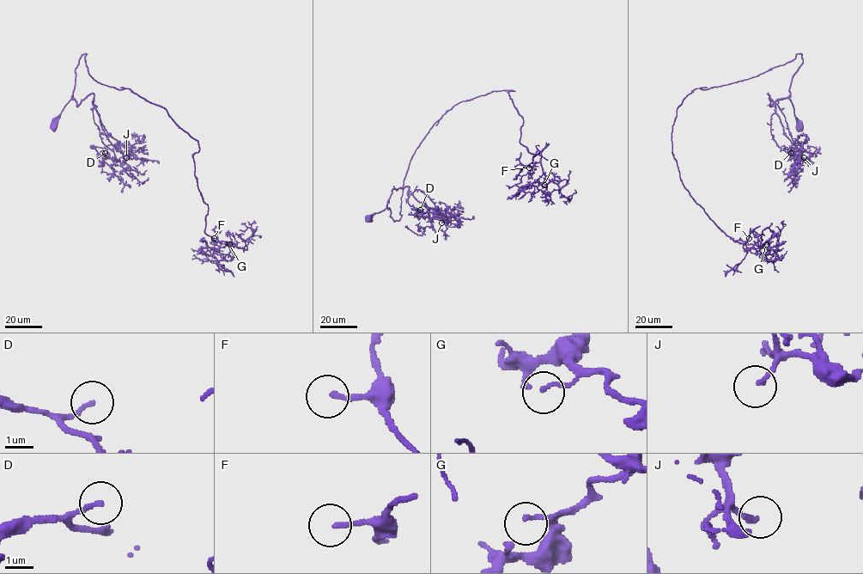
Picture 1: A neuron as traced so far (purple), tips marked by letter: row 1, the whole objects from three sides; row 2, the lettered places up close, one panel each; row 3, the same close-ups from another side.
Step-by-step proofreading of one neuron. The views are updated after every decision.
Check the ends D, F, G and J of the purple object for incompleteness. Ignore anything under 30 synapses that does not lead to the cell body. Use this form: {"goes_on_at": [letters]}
{"goes_on_at": []}

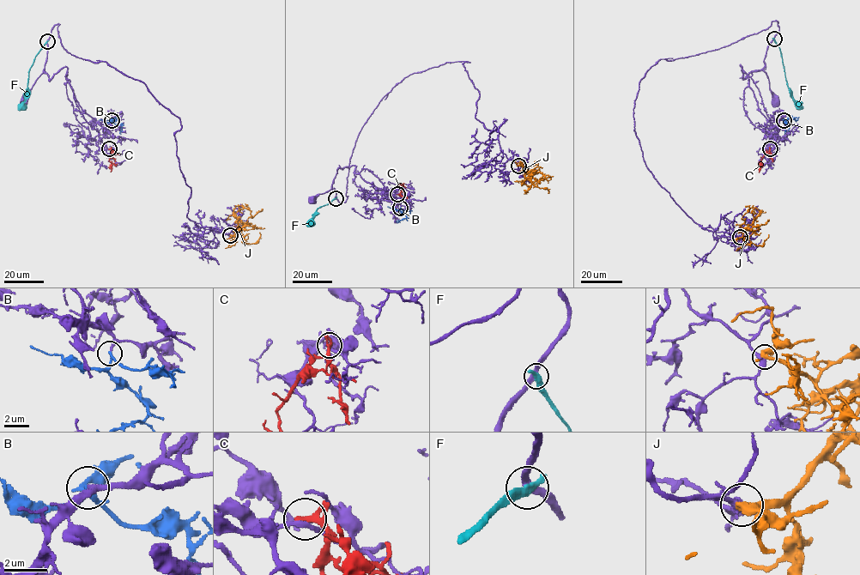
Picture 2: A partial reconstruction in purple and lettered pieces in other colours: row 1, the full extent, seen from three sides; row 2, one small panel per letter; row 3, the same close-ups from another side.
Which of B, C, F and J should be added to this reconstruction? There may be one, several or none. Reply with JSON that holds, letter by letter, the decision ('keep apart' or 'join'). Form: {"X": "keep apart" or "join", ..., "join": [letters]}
{"B": "join", "C": "keep apart", "F": "keep apart", "J": "keep apart", "join": ["B"]}

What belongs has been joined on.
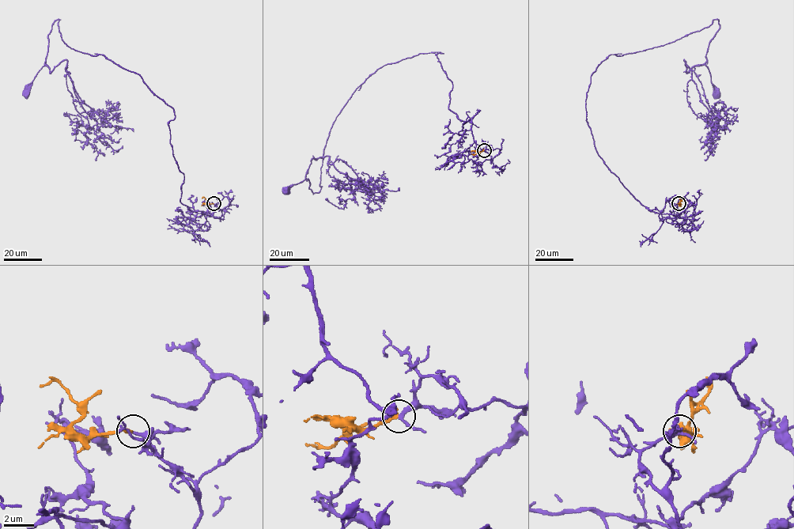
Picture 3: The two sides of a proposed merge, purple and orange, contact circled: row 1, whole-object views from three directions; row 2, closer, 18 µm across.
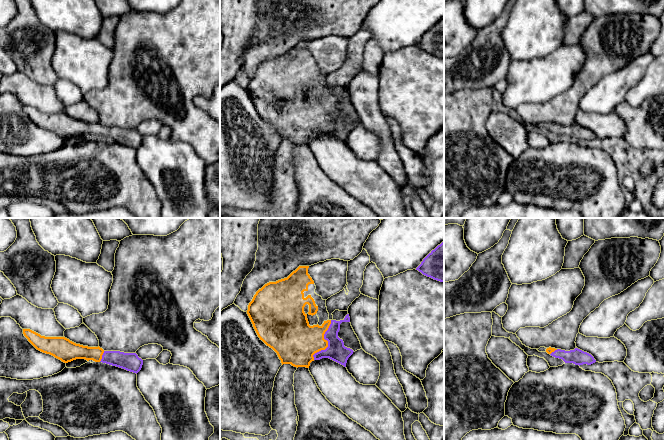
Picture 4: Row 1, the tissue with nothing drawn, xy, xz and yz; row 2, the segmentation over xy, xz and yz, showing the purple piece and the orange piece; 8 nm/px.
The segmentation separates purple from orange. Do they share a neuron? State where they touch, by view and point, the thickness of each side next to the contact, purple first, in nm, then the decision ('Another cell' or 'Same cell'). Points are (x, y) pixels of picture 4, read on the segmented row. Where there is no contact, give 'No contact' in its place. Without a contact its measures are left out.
Touches purple at xz (328, 342). Thickness 160 nm (purple) against 320 nm. Same cell

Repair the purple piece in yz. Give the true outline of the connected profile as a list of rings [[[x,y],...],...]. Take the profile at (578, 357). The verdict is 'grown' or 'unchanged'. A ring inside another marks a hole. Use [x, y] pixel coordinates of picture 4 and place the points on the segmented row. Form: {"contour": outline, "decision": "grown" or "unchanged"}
{"contour": [[[549,347],[546,349],[546,352],[555,358],[562,359],[565,363],[573,363],[579,366],[583,364],[591,365],[596,362],[591,354],[578,348],[570,351],[565,351]]], "decision": "grown"}

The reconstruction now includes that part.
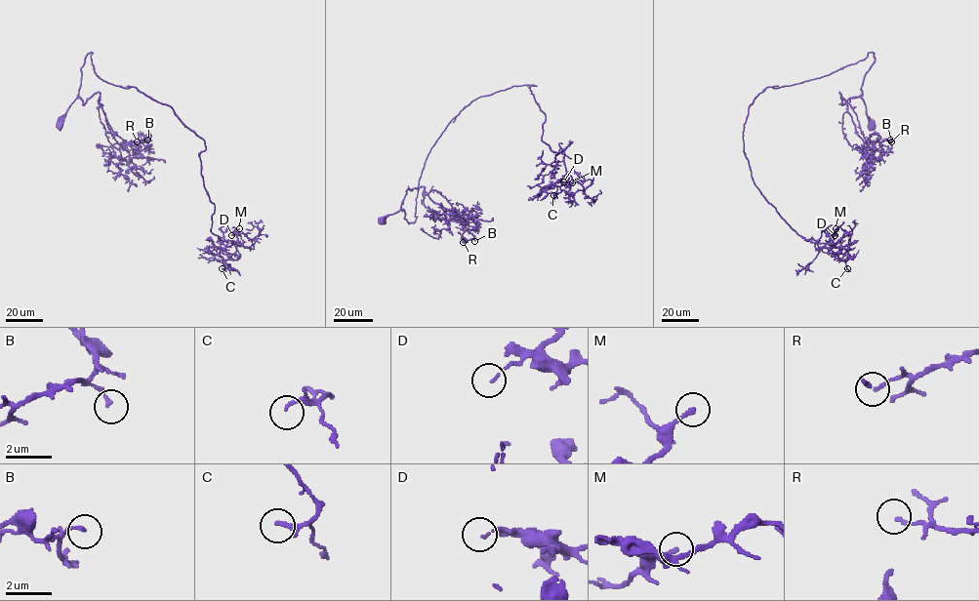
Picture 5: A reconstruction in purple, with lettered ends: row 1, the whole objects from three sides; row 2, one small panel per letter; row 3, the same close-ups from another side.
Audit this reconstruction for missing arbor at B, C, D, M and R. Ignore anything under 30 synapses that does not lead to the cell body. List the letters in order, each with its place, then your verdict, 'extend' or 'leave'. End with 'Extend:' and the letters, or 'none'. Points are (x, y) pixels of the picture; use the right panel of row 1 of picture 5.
B: (890, 140) | leave
C: (847, 268) | extend
D: (835, 235) | leave
M: (836, 228) | leave
R: (891, 141) | leave
Extend: C

